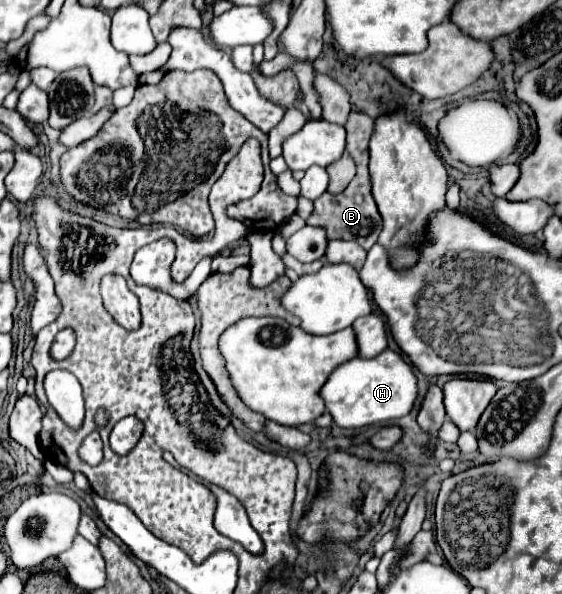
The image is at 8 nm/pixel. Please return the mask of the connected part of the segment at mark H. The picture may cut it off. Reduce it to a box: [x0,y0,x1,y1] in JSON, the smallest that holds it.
[320,349,418,427]

